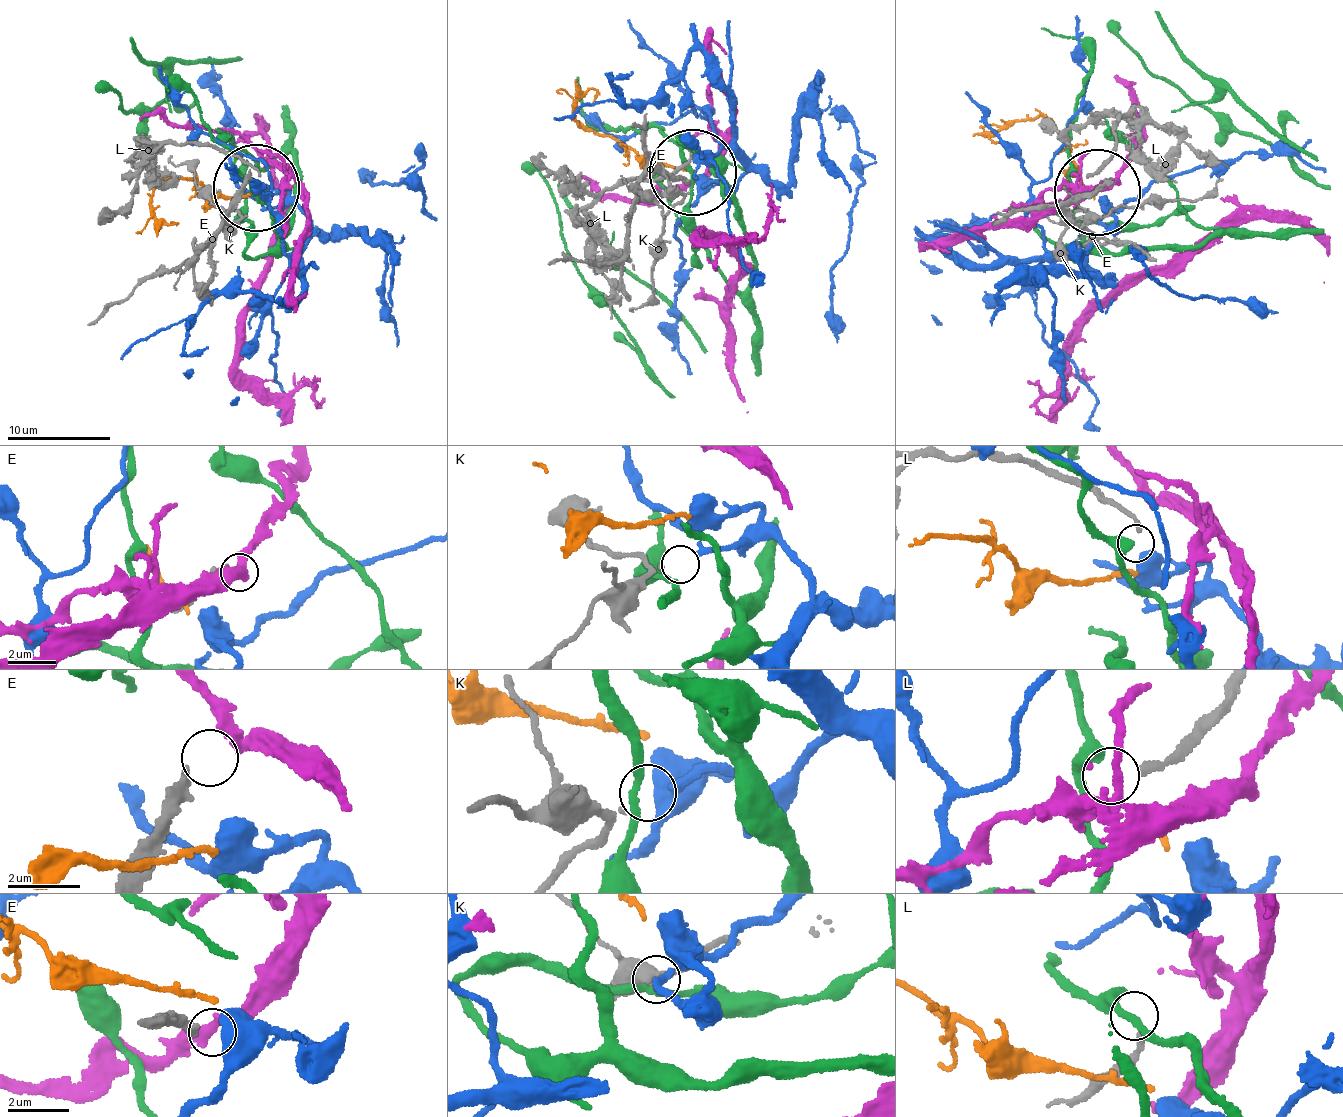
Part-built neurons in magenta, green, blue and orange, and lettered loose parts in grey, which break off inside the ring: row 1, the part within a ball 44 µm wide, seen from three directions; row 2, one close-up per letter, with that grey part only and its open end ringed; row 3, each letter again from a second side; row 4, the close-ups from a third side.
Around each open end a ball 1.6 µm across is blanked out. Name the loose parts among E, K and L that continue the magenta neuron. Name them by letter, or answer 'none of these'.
E

